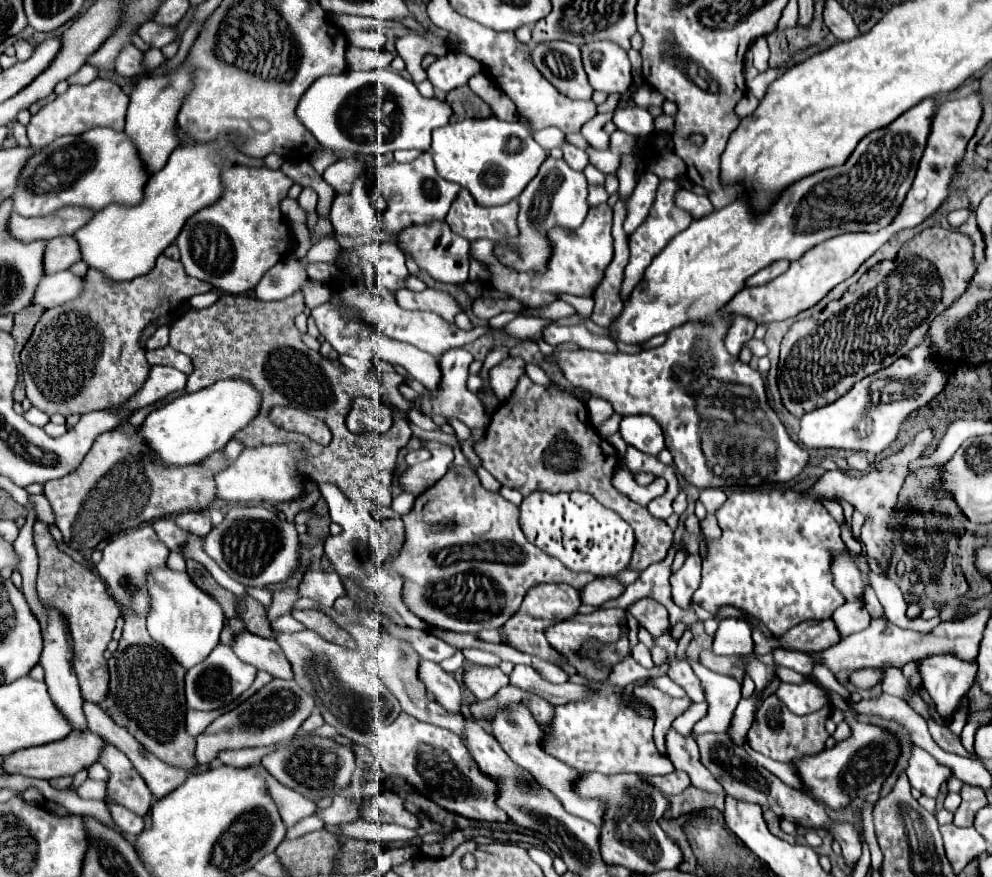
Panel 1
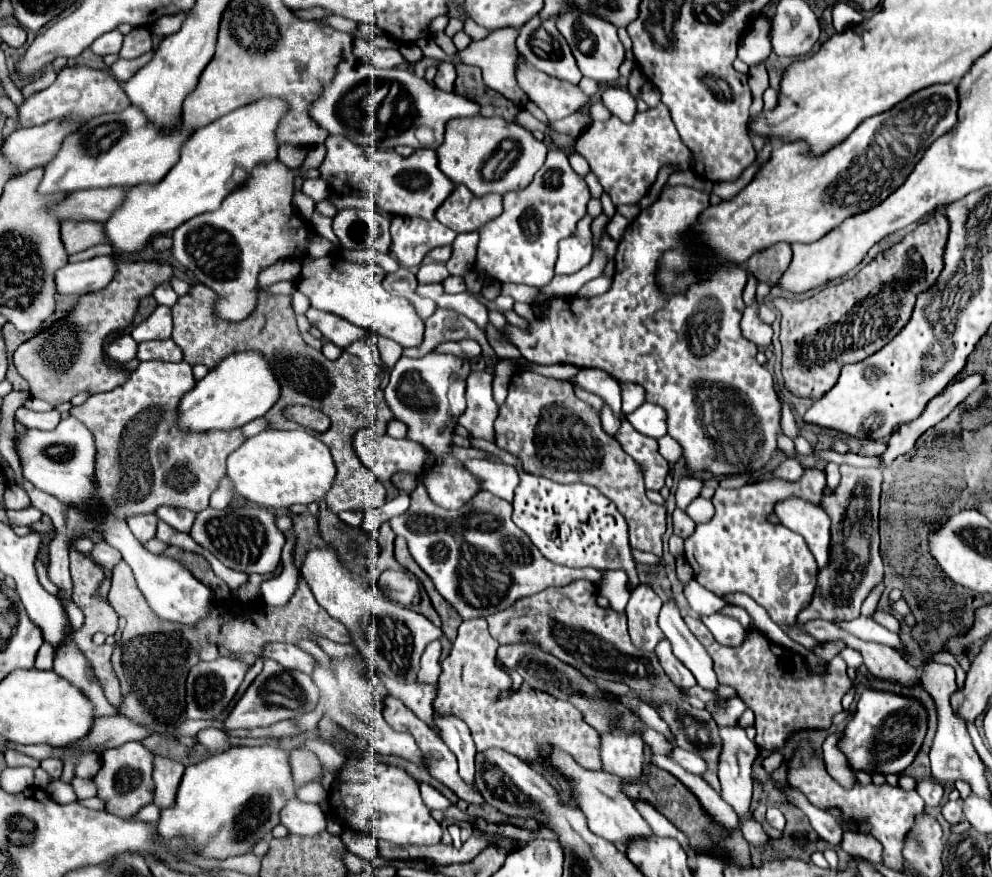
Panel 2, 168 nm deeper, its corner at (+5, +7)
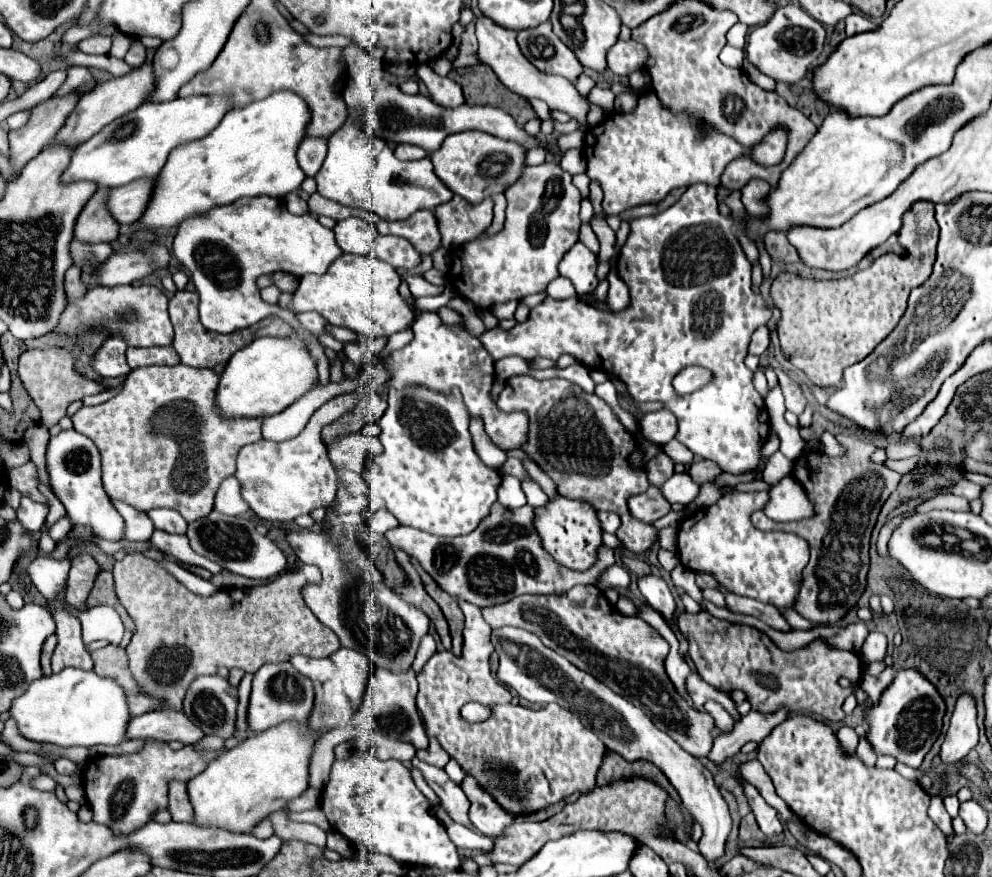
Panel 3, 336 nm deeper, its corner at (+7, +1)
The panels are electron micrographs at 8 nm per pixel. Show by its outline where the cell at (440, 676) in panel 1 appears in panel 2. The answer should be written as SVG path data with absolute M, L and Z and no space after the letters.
M435 714L435 722L441 728L443 742L457 756L461 778L465 780L467 786L475 788L475 754L477 752L475 752L475 742L471 738L471 732L467 730L467 724L459 722L459 718L439 718L439 714Z

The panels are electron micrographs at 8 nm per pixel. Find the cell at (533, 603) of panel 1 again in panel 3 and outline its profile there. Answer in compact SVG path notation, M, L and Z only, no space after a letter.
M575 586L569 592L559 594L559 596L529 596L529 594L525 594L525 596L517 596L515 600L507 602L507 604L483 608L481 612L483 612L485 622L491 628L519 626L519 628L525 628L525 630L537 634L547 648L565 656L577 668L597 676L597 680L601 680L605 686L609 686L619 696L625 696L625 700L629 700L637 708L641 706L645 710L645 714L653 720L653 724L657 728L661 728L665 734L669 734L689 754L703 758L711 750L713 728L715 728L713 718L707 712L699 712L699 710L691 708L687 698L677 694L677 688L669 680L669 676L665 672L665 664L663 664L665 656L669 652L669 644L665 642L665 638L655 628L651 628L647 622L643 622L641 618L623 616L615 608L611 608L605 594L599 588L595 588L595 586Z

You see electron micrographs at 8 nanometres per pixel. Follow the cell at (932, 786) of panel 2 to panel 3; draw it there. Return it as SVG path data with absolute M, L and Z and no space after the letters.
M933 796L931 802L929 802L929 818L945 832L945 834L951 834L953 828L951 828L951 816L945 812L945 806L943 806L943 800L939 796Z

